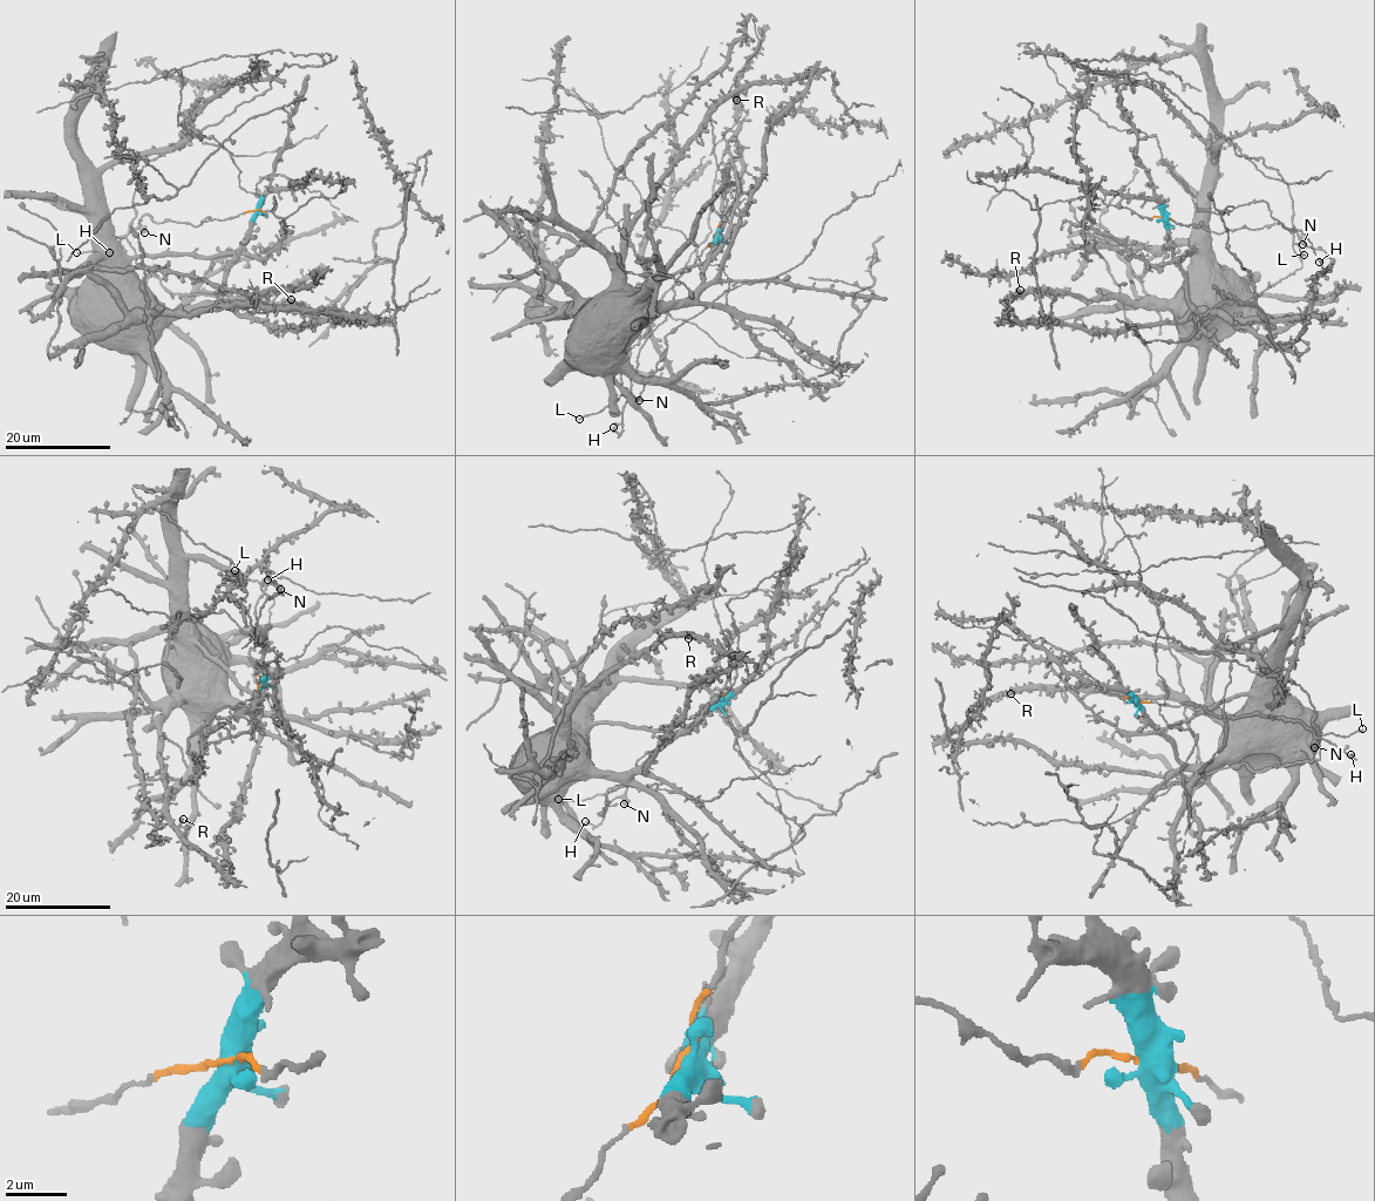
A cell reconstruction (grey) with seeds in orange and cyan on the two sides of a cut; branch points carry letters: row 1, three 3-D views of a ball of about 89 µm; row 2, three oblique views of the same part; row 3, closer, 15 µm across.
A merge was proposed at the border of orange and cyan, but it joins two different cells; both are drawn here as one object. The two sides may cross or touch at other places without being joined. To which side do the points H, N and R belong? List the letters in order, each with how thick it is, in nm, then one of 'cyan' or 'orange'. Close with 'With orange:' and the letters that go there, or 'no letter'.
H: calibre 360 nm; orange
N: calibre 600 nm; orange
R: calibre 480 nm; cyan
With orange: H, N

